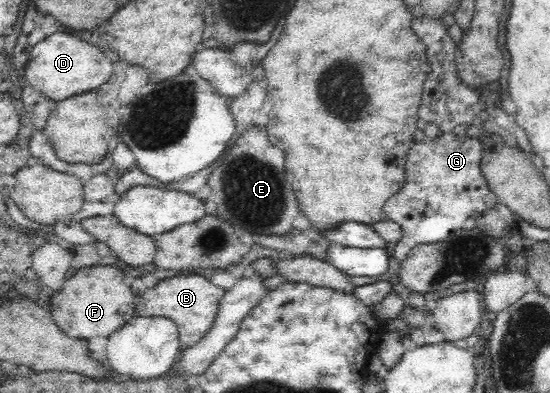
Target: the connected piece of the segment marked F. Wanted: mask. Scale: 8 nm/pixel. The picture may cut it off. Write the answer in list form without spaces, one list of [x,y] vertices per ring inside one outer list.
[[[93,266],[76,271],[65,287],[50,297],[49,310],[56,324],[69,336],[88,341],[92,337],[109,337],[136,315],[135,296],[123,283],[124,275],[113,266]]]

